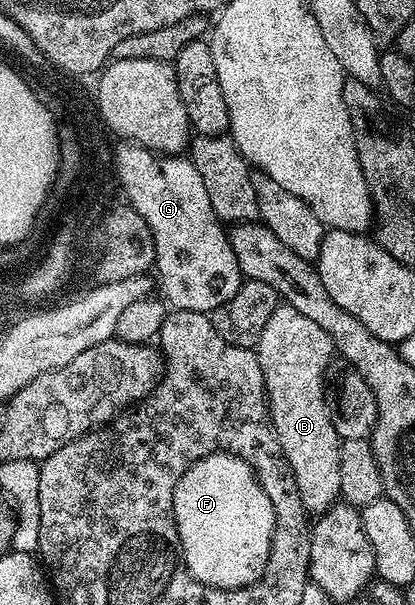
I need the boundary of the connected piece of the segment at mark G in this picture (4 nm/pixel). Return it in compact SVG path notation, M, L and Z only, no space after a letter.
M123 140L113 150L113 166L119 169L119 182L127 193L126 201L149 224L151 235L155 241L154 273L159 273L157 290L165 299L168 307L189 312L201 312L210 315L245 281L239 271L237 256L233 256L231 239L224 223L213 212L213 204L209 204L209 192L205 192L205 180L201 180L201 172L192 164L190 157L174 154L157 154L138 144Z

